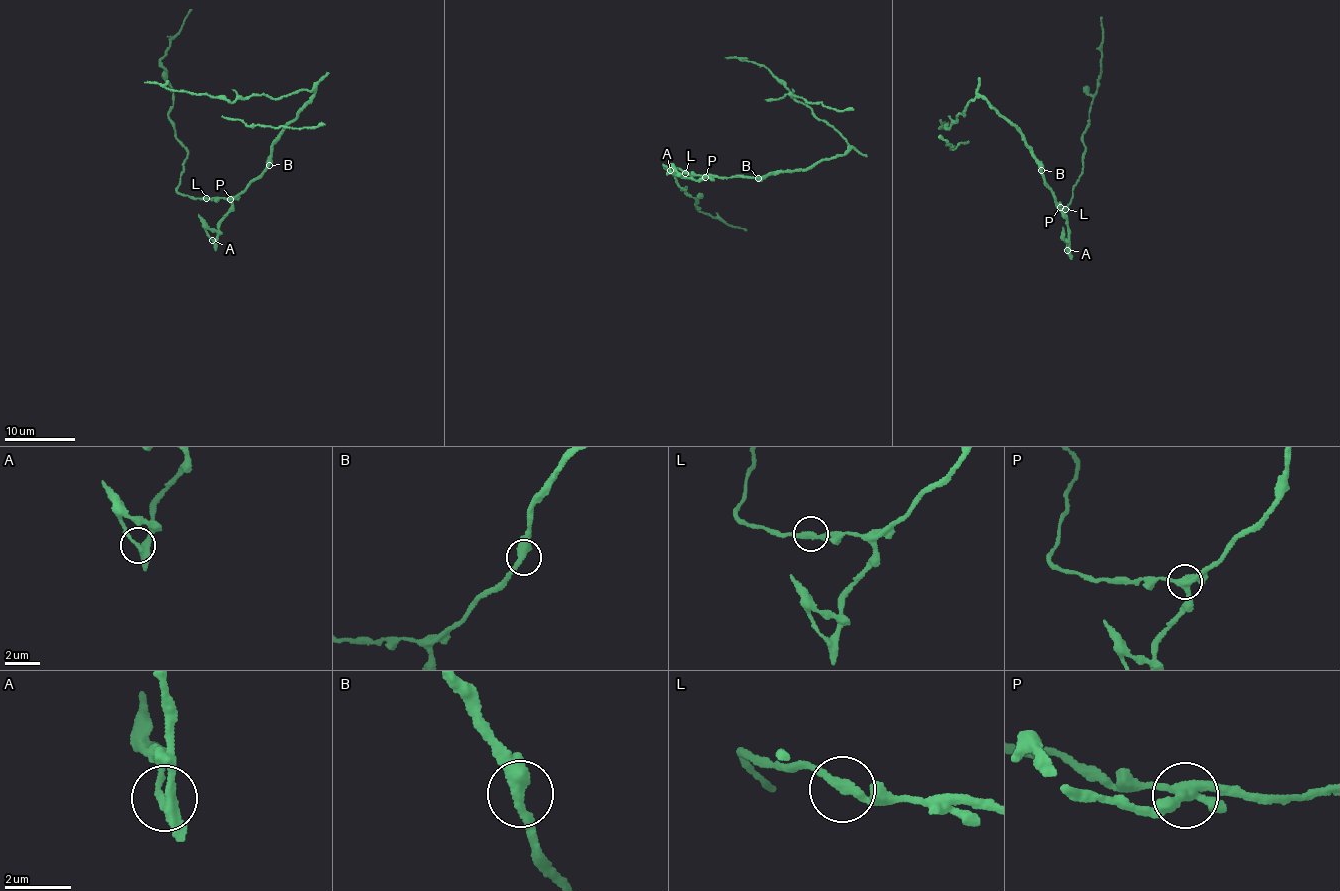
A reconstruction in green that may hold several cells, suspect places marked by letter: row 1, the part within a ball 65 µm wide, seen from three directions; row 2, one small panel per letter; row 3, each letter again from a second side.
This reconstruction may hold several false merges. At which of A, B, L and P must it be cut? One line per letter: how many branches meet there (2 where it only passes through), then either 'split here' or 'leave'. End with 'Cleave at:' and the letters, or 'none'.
A: 3 | split here
B: 2 | leave
L: 2 | leave
P: 4 | leave
Cleave at: A

